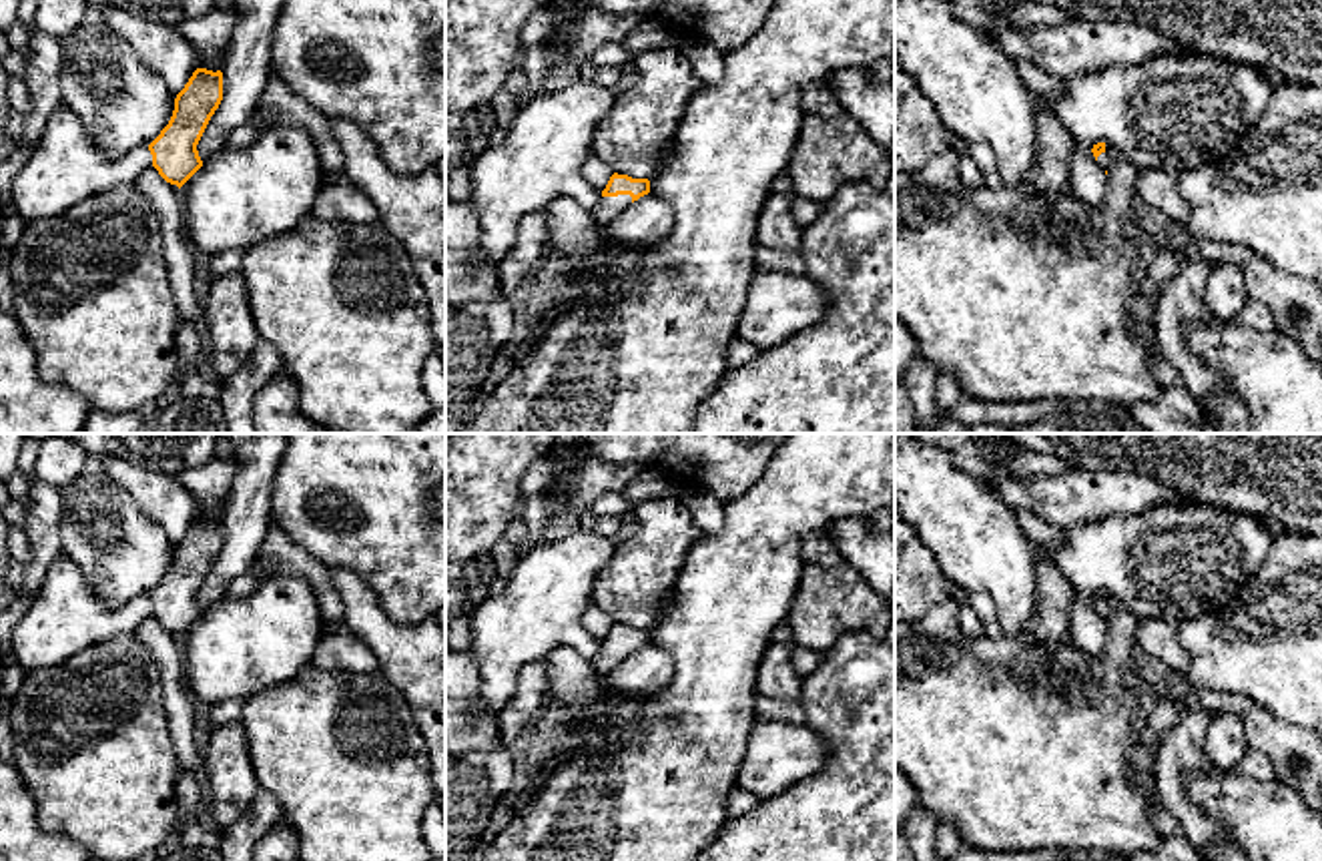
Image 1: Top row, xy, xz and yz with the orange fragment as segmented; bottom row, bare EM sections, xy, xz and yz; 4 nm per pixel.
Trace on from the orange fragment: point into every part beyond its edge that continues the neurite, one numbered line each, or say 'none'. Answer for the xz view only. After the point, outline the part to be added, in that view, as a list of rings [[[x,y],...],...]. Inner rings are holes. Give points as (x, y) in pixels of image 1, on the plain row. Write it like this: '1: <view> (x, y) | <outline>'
1: xz (606, 659) | [[[618,644],[618,646],[602,646],[592,658],[592,666],[608,674],[612,672],[628,654],[632,652],[630,644]]]

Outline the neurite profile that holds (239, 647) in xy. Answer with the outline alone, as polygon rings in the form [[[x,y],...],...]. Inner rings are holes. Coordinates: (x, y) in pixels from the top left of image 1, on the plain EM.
[[[303,574],[263,576],[255,592],[223,598],[181,636],[185,682],[193,698],[207,706],[227,698],[247,698],[289,682],[311,664],[323,630],[317,590]]]

